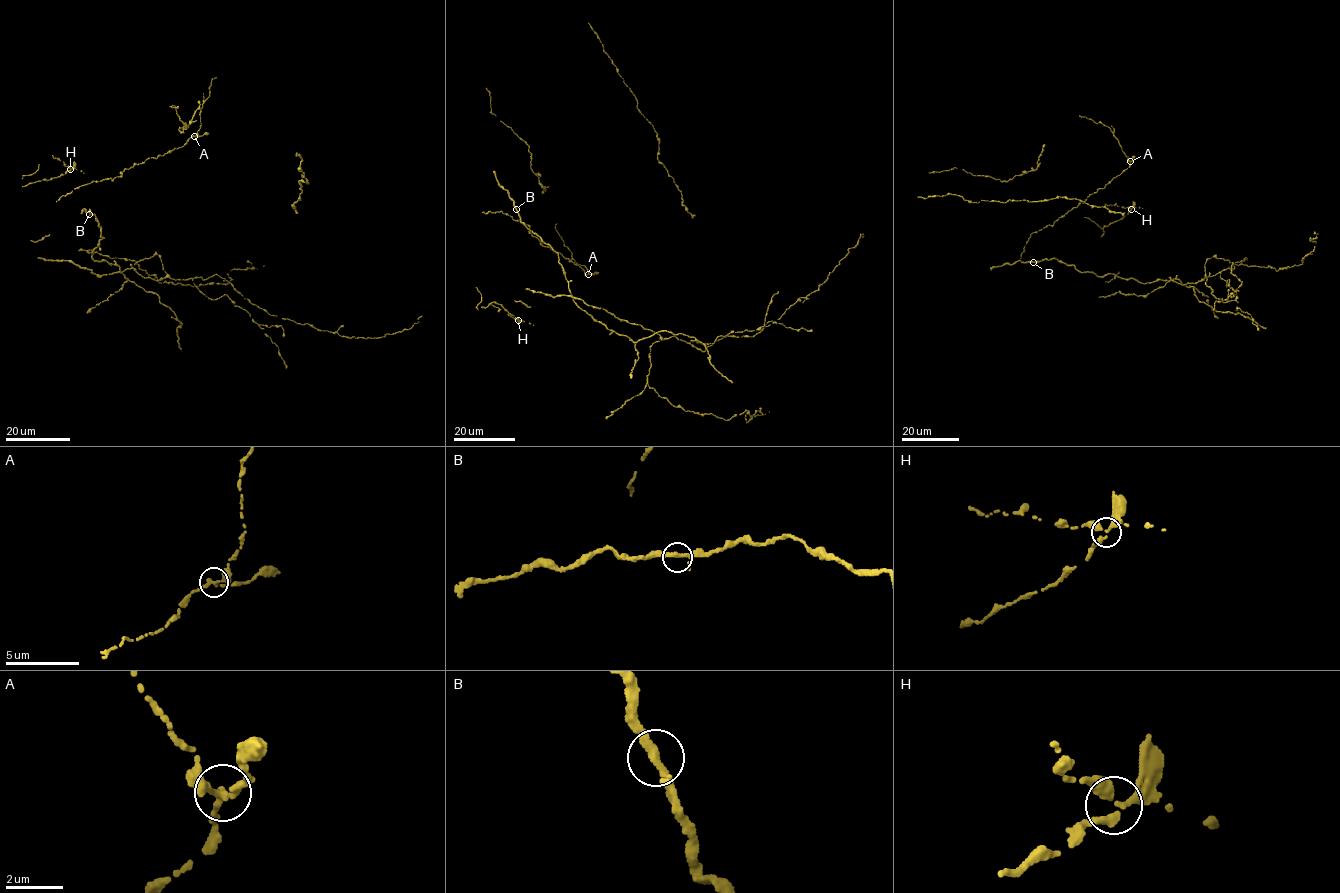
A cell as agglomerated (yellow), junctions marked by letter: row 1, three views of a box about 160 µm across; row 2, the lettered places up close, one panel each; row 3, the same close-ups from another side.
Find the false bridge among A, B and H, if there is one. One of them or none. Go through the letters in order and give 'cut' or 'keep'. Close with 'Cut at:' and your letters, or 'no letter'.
A: cut
B: keep
H: keep
Cut at: A

